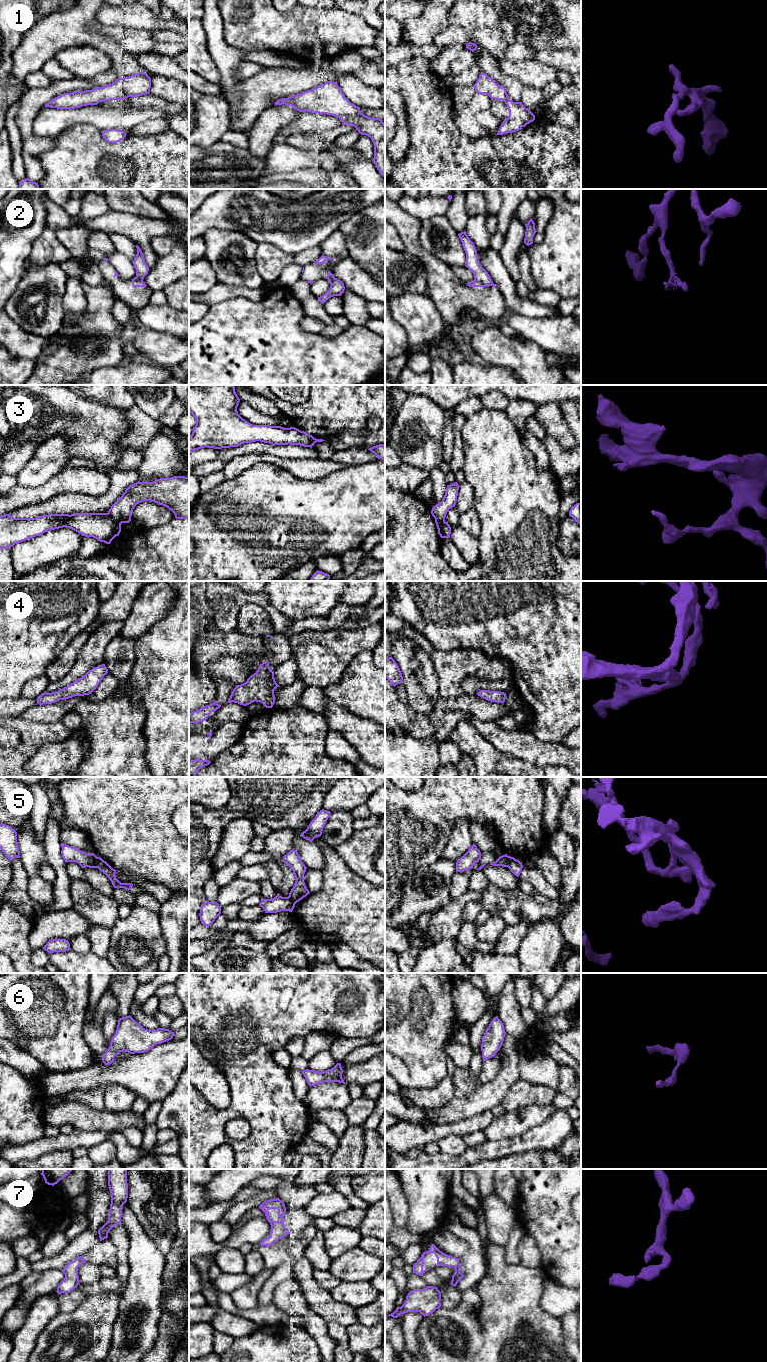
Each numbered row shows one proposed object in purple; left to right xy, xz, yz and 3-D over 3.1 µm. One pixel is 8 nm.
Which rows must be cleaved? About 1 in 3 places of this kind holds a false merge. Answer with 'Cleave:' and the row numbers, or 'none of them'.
Cleave: 2, 3, 5

